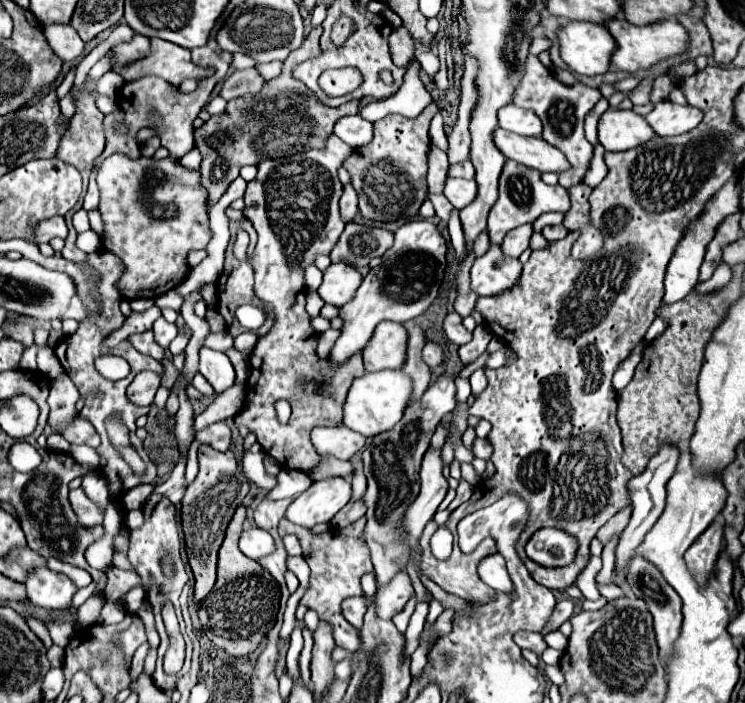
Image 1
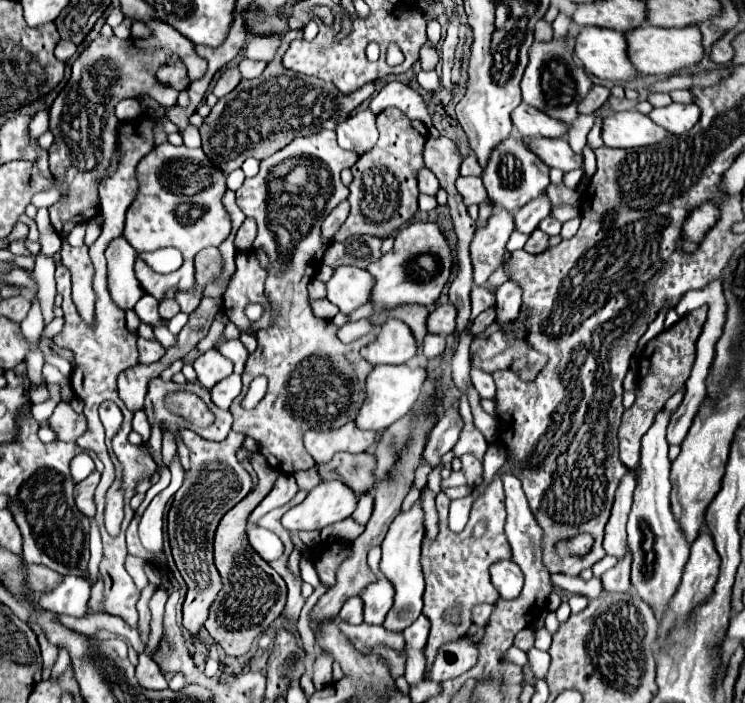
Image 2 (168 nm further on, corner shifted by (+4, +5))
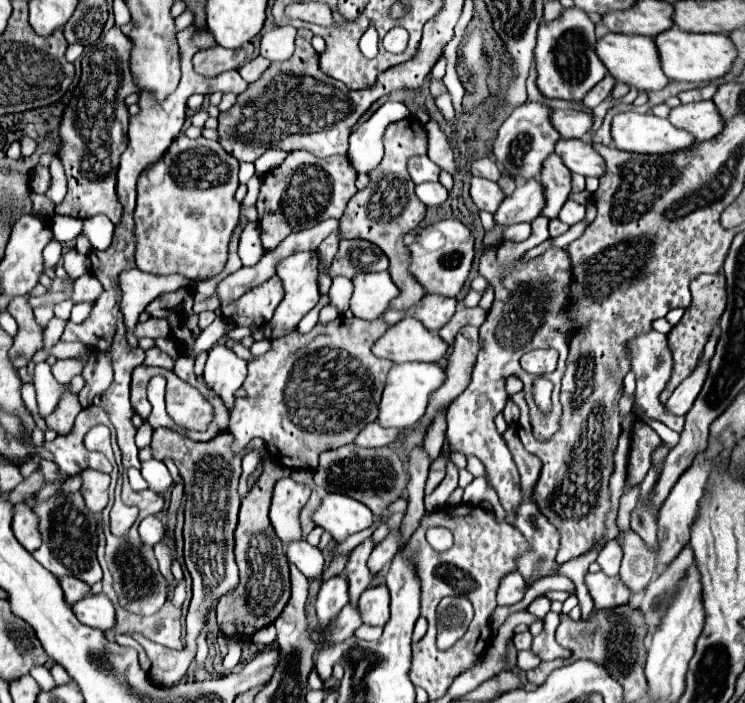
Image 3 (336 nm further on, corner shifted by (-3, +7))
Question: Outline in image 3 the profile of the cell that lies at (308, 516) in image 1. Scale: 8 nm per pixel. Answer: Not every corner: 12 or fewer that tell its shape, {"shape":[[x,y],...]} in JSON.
{"shape":[[328,492],[312,522],[334,540],[372,524],[368,506]]}

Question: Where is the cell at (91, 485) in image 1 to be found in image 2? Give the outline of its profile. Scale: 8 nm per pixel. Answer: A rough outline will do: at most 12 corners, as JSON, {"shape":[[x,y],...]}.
{"shape":[[90,523],[88,563],[89,581],[99,577],[103,545],[99,528]]}

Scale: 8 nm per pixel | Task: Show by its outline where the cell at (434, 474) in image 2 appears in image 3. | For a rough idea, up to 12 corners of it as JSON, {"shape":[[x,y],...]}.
{"shape":[[474,478],[464,488],[464,504],[478,506],[487,500],[496,518],[506,518],[495,490],[488,490],[486,478]]}

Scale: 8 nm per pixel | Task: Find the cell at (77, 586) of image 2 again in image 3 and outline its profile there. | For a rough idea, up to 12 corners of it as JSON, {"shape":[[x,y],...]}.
{"shape":[[104,592],[72,604],[82,624],[102,632],[114,626],[114,606]]}

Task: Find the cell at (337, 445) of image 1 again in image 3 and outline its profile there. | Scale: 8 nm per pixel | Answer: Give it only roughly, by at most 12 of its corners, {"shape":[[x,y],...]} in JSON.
{"shape":[[370,422],[356,436],[362,448],[382,448],[394,442],[396,428]]}

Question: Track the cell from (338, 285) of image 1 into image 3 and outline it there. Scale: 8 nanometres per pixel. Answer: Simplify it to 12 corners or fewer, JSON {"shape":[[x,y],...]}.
{"shape":[[388,272],[352,278],[350,310],[376,320],[398,296]]}

